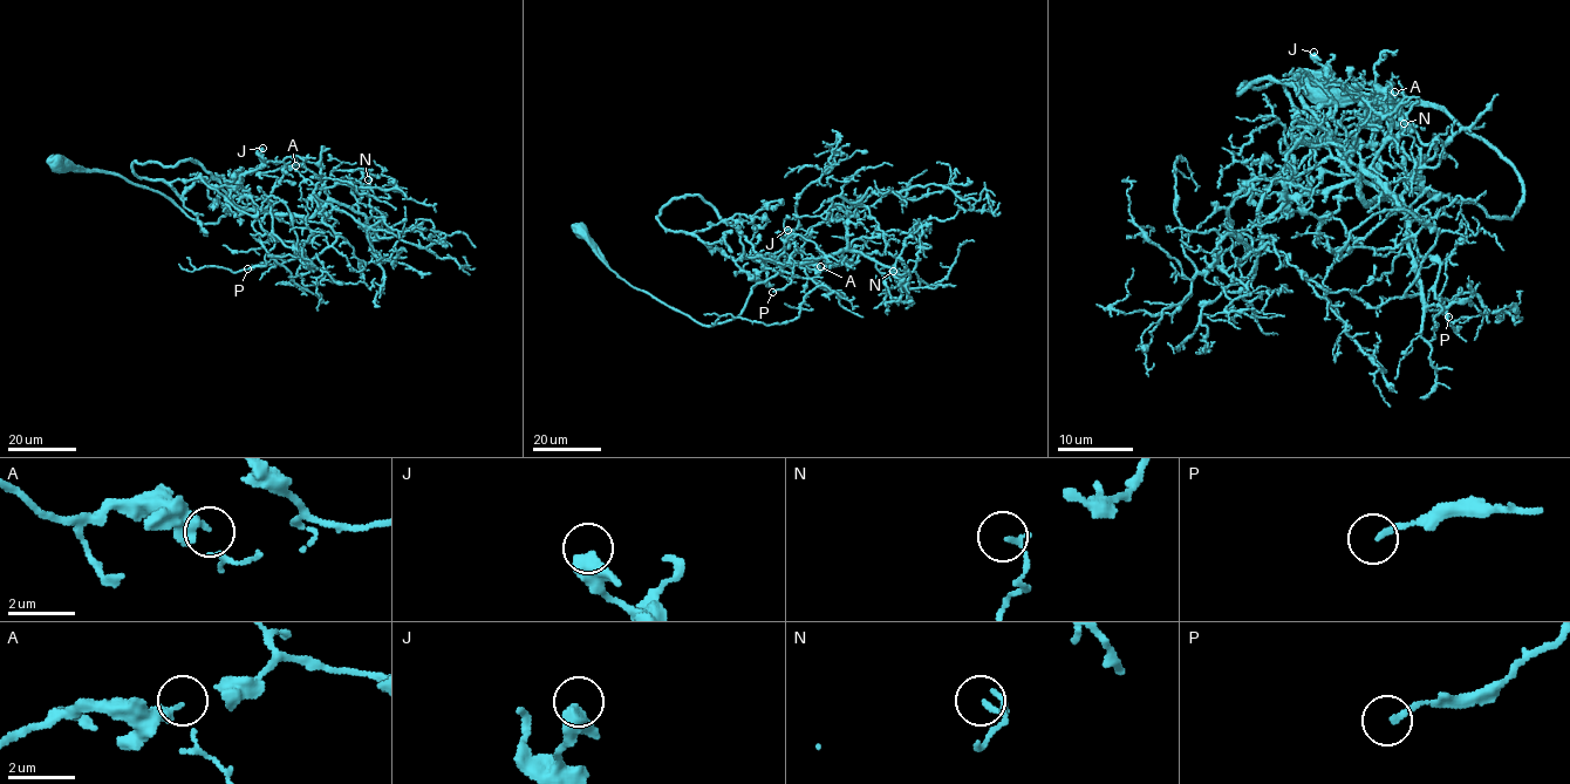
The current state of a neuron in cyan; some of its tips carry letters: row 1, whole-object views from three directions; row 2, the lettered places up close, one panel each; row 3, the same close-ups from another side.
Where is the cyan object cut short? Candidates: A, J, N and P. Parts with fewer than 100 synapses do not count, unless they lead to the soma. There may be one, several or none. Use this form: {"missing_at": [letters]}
{"missing_at": []}

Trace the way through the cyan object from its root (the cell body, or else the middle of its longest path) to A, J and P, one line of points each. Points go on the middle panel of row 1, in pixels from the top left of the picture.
A: (579, 231), (709, 326), (783, 265), (698, 195), (673, 197), (668, 230), (820, 266)
J: (579, 231), (714, 326), (783, 265), (698, 195), (662, 208), (736, 259), (787, 230)
P: (579, 231), (622, 279), (704, 325), (736, 318), (751, 288), (779, 270), (800, 278), (772, 292)

